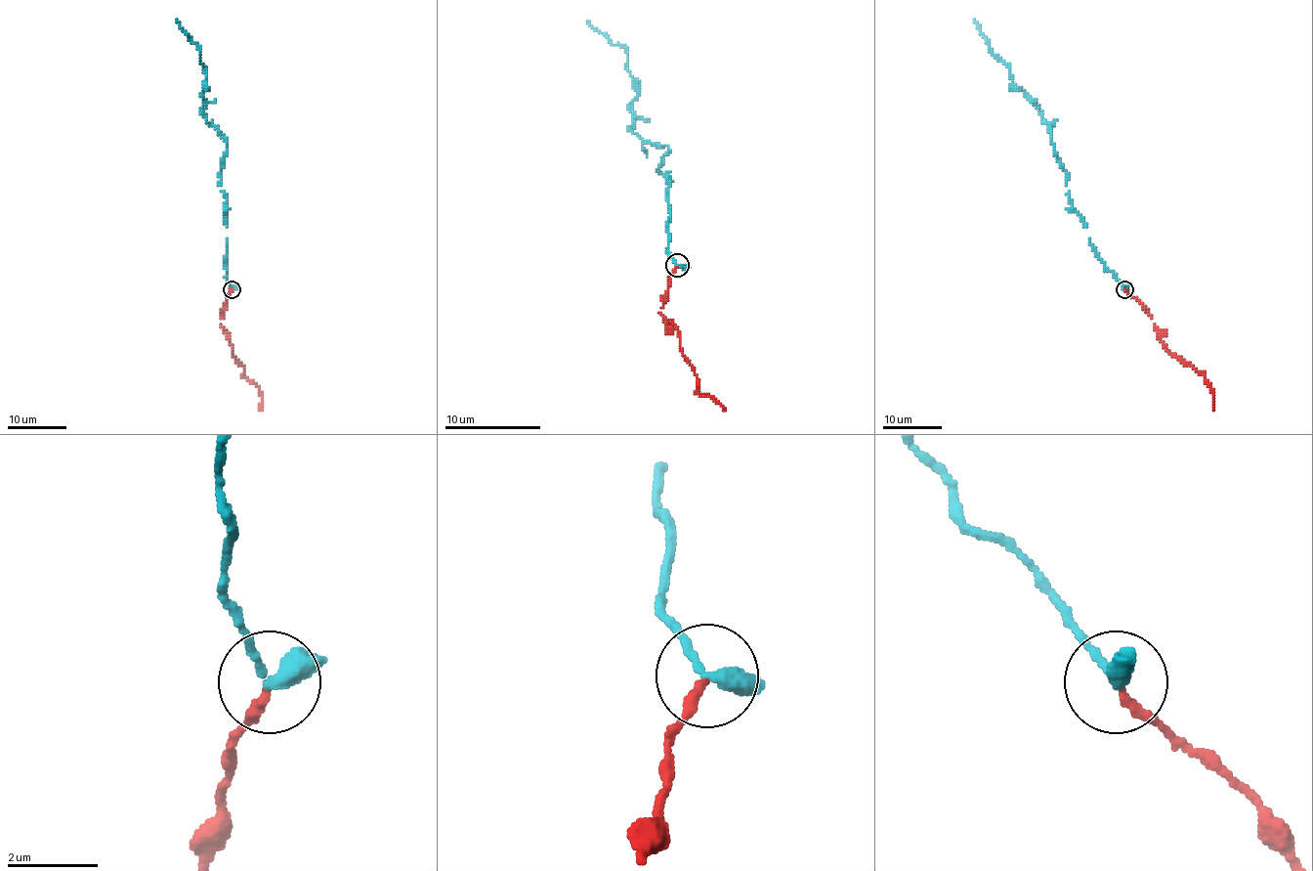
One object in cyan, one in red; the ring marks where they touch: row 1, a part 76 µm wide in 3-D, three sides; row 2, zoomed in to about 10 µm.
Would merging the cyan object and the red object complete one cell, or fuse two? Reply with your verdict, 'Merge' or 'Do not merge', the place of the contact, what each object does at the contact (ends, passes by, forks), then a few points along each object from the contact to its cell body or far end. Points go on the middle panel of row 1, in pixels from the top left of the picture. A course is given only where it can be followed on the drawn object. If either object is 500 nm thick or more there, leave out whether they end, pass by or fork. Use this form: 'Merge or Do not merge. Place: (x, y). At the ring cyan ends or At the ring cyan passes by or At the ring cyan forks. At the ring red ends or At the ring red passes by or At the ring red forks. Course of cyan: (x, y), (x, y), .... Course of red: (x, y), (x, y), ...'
Merge. Place: (677, 265). At the ring cyan passes by. At the ring red ends. Course of cyan: (678, 265), (668, 252), (668, 176), (656, 169), (668, 148), (630, 128), (637, 90), (627, 52), (587, 21). Course of red: (678, 267), (670, 277), (660, 315), (678, 329), (680, 351), (697, 377), (699, 394), (711, 396), (723, 411)

